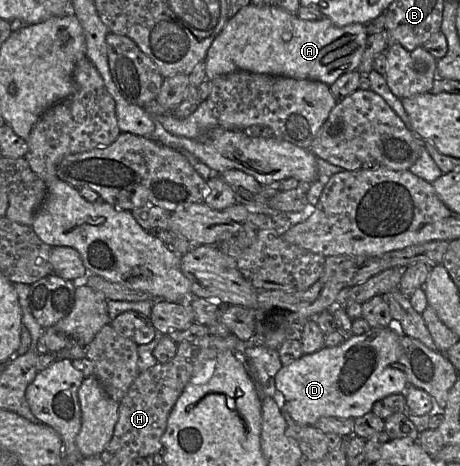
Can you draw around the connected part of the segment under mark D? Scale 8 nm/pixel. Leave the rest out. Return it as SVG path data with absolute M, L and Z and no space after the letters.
M394 327L388 328L371 328L367 333L361 335L351 335L347 337L340 345L334 347L323 347L312 354L303 354L300 358L293 362L282 365L280 370L275 375L276 391L282 396L287 412L290 417L300 425L313 426L315 422L321 417L337 417L345 419L354 419L365 415L372 411L373 404L391 394L403 394L405 387L407 387L407 377L404 370L399 364L400 359L400 340L401 334Z

